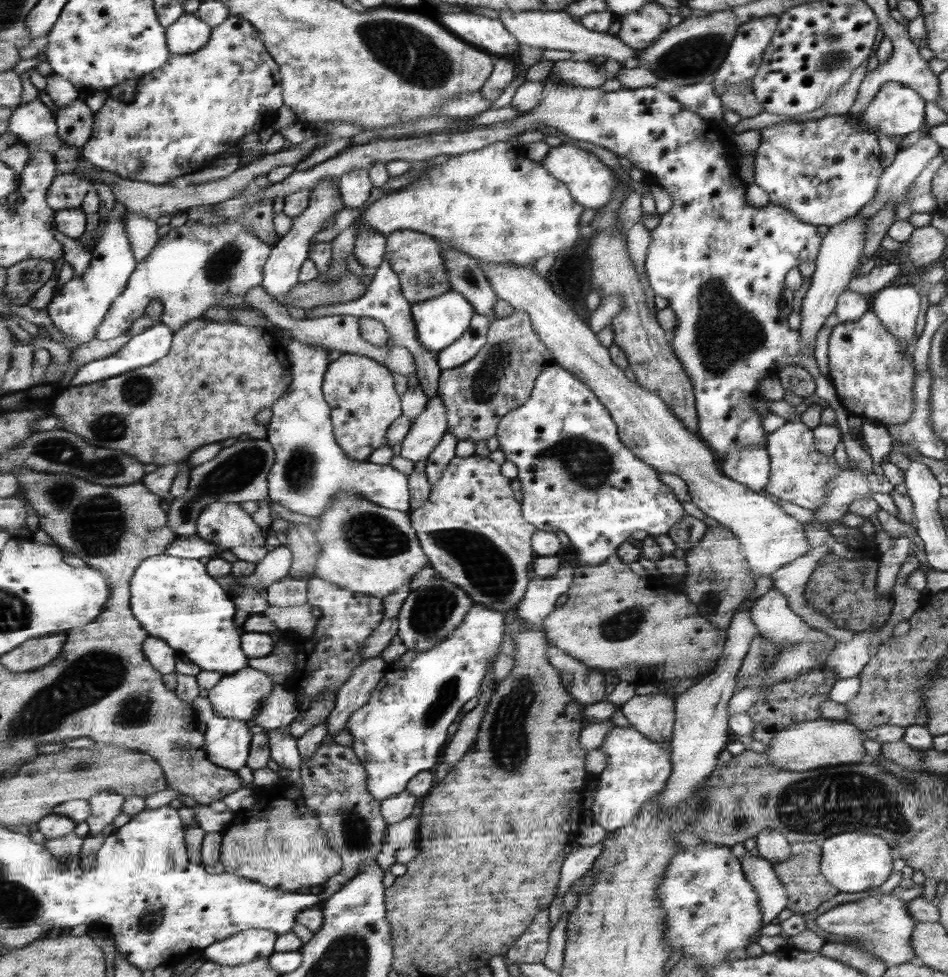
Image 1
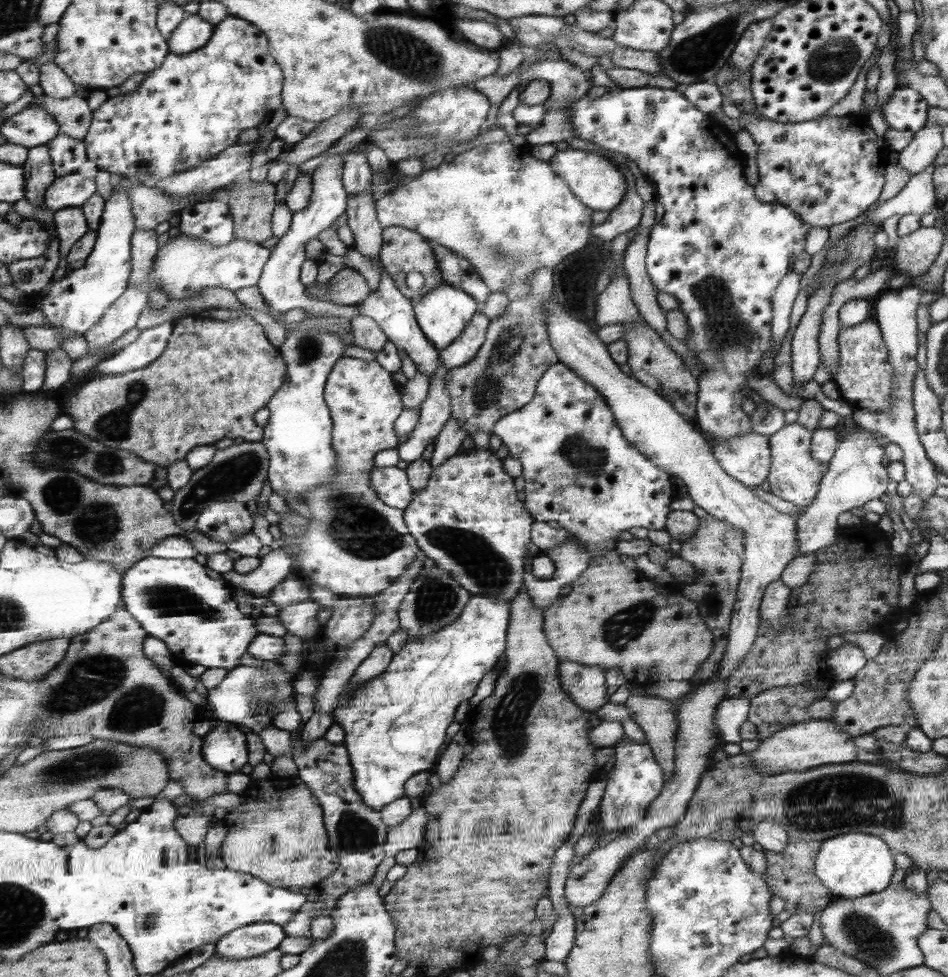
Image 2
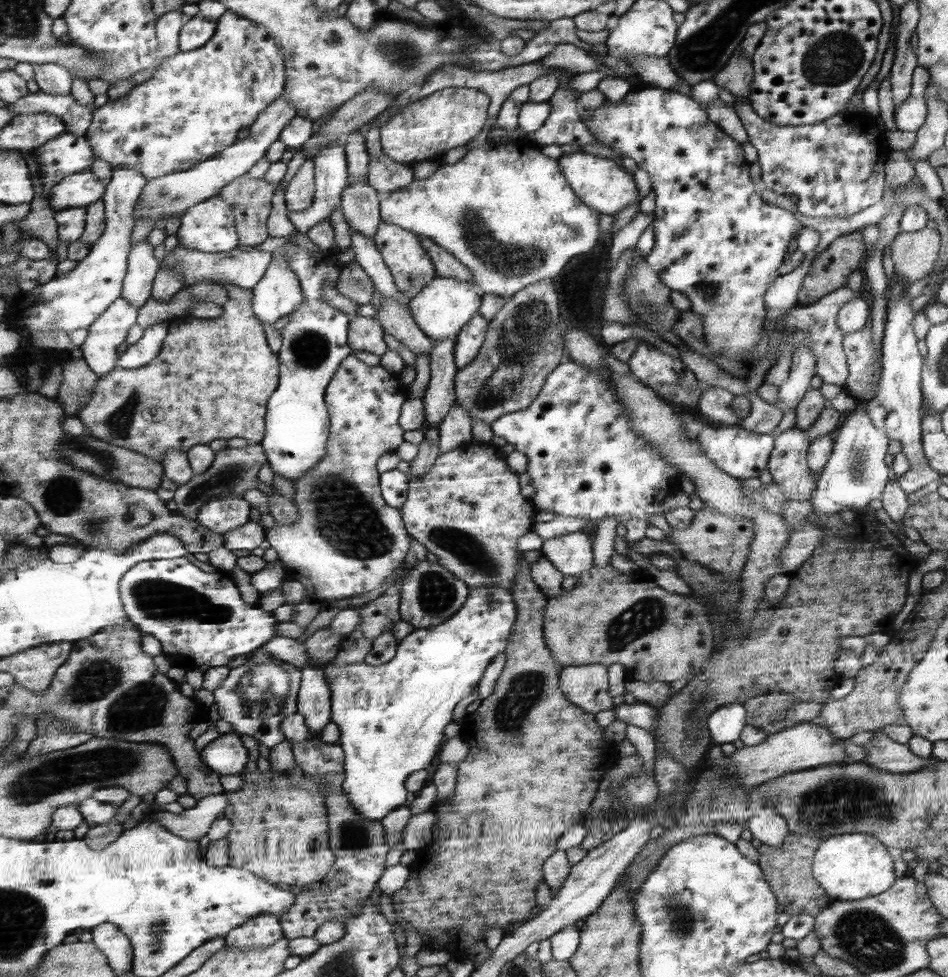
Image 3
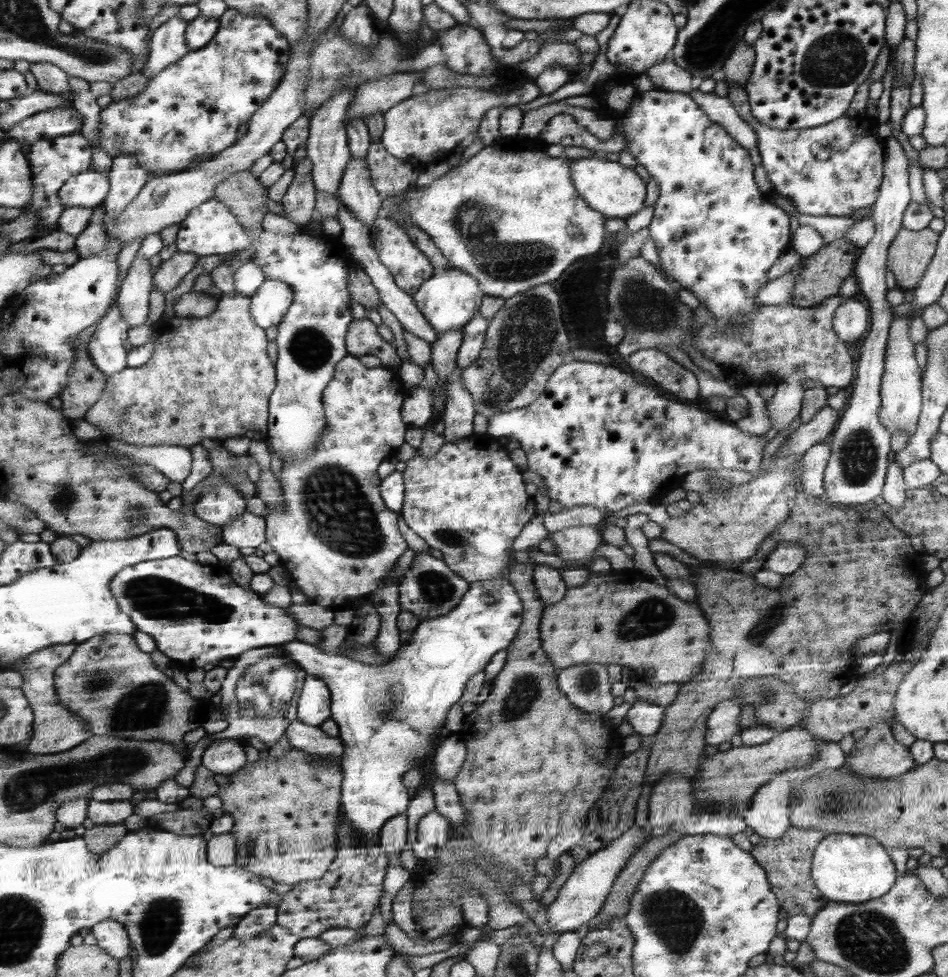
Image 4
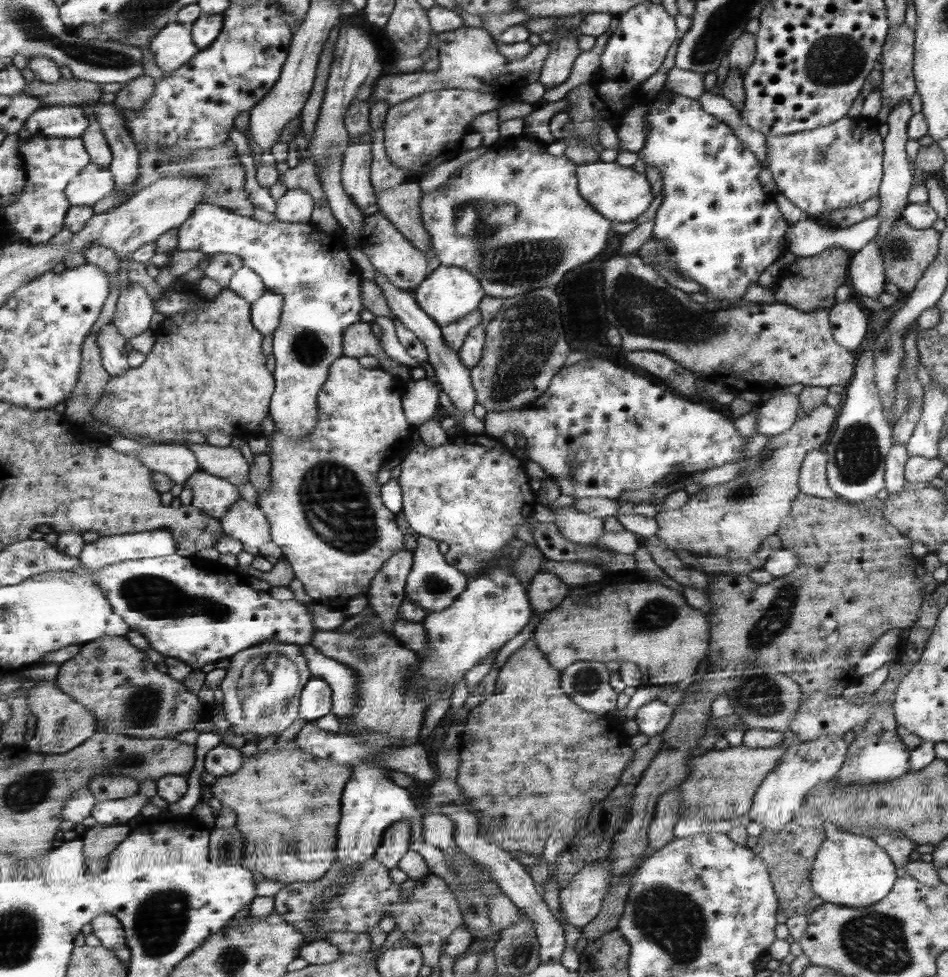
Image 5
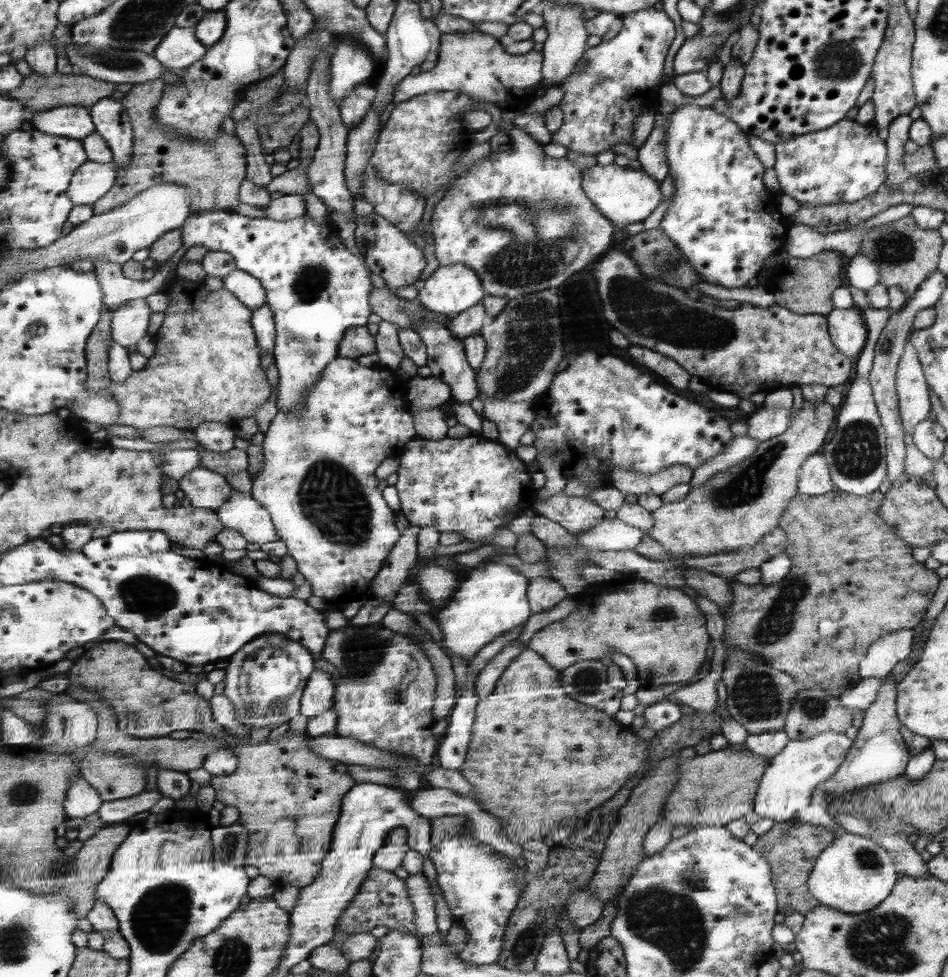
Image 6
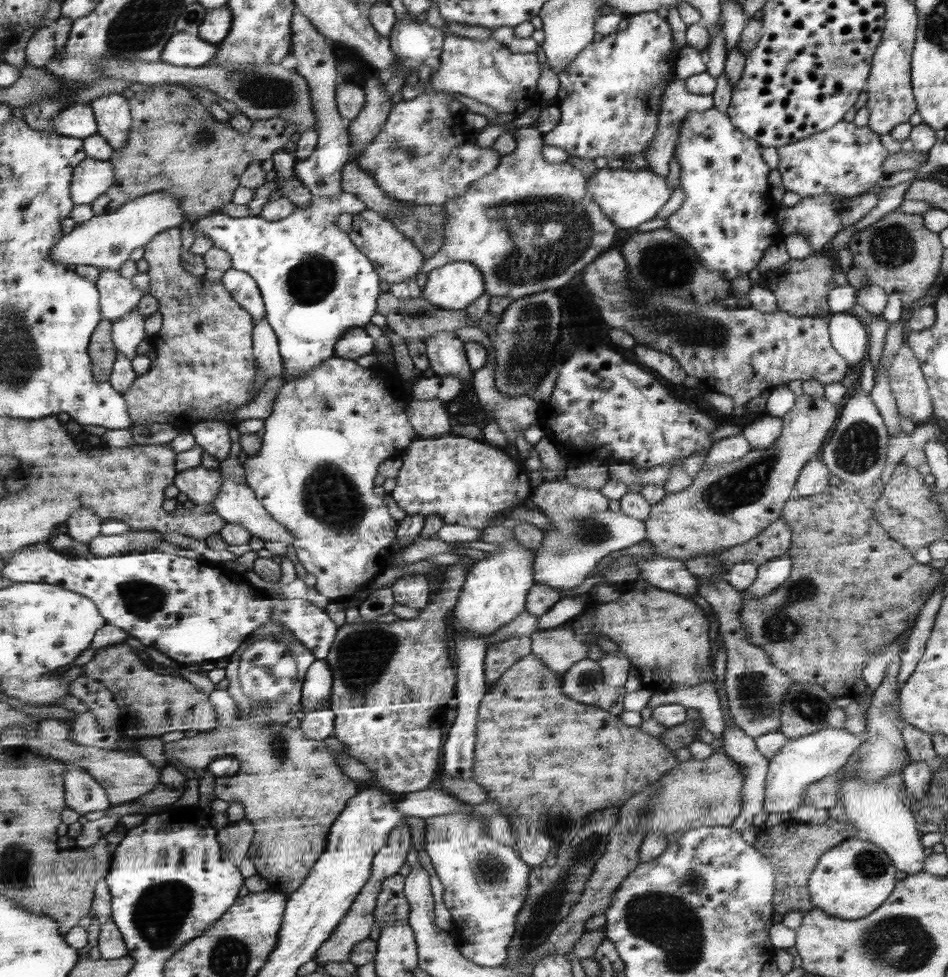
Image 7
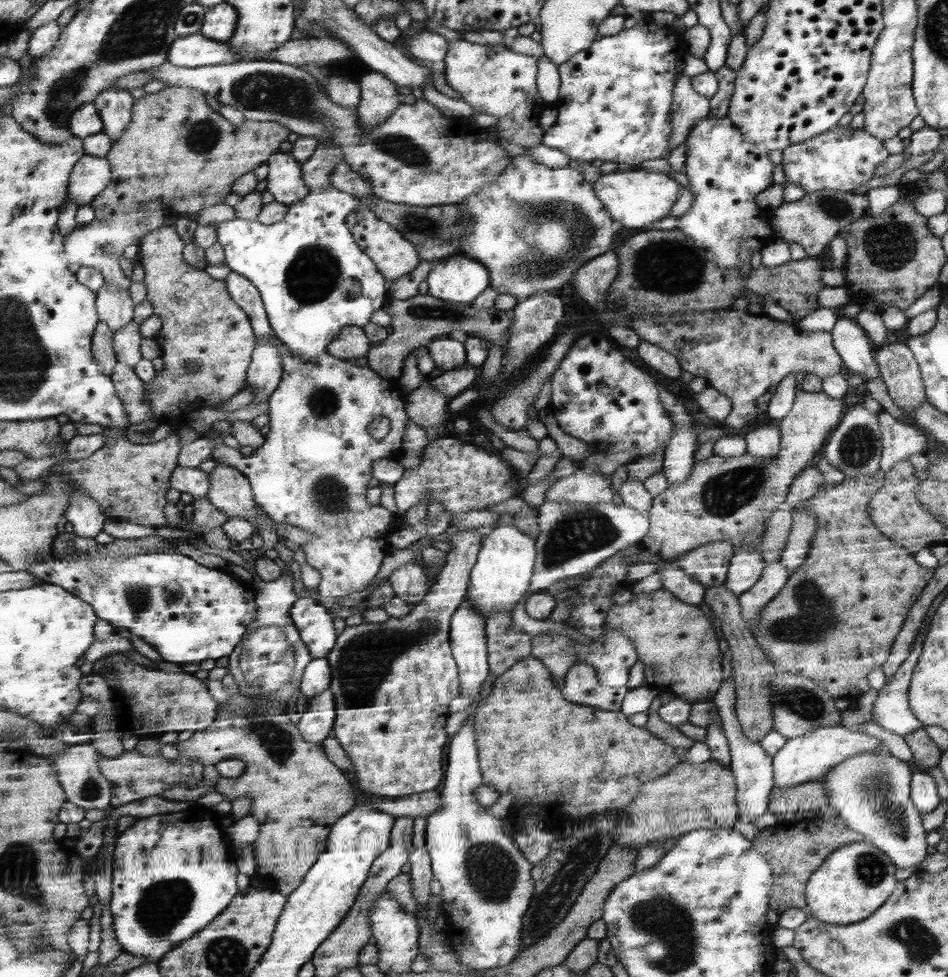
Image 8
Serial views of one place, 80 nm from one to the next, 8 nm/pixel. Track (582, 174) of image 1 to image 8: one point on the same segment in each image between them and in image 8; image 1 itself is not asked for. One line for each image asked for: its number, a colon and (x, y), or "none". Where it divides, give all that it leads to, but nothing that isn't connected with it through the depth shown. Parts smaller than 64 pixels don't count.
2: (597, 183)
3: (605, 187)
4: (615, 191)
5: (619, 193)
6: (623, 195)
7: (628, 198)
8: (634, 199)

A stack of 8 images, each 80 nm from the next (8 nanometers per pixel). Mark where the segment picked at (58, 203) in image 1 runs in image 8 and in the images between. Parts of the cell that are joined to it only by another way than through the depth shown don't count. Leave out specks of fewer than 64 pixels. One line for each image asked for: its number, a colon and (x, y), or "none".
2: (72, 191)
3: (80, 190)
4: (90, 189)
5: (95, 183)
6: (93, 181)
7: (93, 178)
8: (92, 175)

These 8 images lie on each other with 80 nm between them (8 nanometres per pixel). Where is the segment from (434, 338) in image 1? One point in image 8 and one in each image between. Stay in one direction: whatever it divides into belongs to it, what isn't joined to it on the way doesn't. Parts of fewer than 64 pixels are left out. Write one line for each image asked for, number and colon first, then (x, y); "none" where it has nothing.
2: (445, 313)
3: (444, 308)
4: (452, 298)
5: (450, 293)
6: (449, 291)
7: (457, 285)
8: (457, 279)

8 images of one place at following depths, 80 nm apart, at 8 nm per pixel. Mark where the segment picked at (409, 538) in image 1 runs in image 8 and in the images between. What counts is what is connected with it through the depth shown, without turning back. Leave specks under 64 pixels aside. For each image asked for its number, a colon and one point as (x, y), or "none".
2: (357, 545)
3: (348, 541)
4: (338, 539)
5: (326, 510)
6: (318, 481)
7: (330, 429)
8: (314, 470)

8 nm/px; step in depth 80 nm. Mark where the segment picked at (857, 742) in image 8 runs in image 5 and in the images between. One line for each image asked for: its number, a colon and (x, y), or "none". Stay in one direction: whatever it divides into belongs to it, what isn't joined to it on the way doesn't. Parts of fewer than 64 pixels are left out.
5: (804, 765)
6: (790, 777)
7: (805, 760)

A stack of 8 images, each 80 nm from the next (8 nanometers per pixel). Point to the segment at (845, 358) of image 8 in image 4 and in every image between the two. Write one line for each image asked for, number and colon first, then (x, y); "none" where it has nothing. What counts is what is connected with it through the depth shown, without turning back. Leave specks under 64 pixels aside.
4: (851, 318)
5: (849, 319)
6: (847, 330)
7: (848, 335)

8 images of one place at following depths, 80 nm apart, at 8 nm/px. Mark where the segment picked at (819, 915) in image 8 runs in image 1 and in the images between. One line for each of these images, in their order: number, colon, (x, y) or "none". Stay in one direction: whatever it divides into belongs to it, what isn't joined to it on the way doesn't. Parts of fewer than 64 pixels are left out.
1: (852, 862)
2: (851, 865)
3: (848, 867)
4: (847, 868)
5: (850, 870)
6: (853, 875)
7: (851, 879)

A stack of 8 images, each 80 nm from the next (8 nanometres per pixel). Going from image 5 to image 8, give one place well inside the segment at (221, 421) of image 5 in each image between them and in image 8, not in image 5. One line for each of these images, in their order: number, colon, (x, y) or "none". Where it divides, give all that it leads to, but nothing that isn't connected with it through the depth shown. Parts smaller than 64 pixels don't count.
6: (207, 367)
7: (205, 365)
8: (203, 325)

